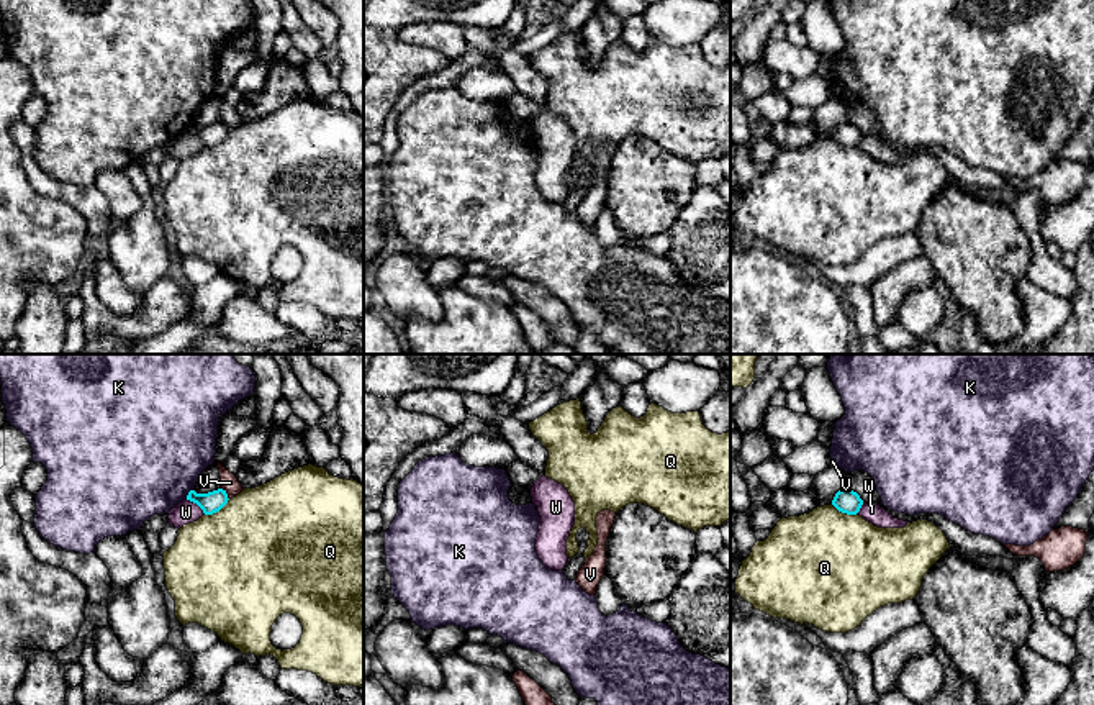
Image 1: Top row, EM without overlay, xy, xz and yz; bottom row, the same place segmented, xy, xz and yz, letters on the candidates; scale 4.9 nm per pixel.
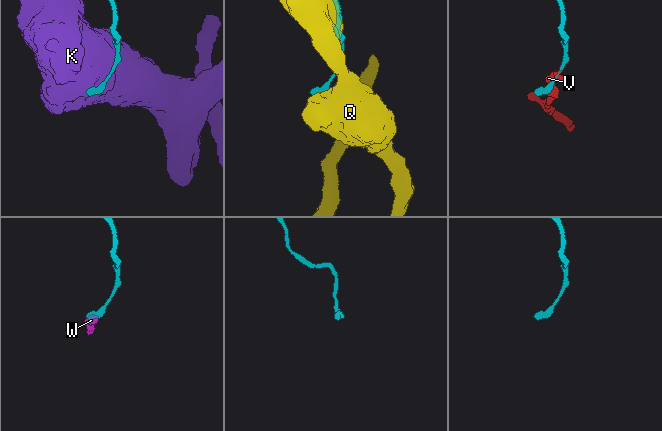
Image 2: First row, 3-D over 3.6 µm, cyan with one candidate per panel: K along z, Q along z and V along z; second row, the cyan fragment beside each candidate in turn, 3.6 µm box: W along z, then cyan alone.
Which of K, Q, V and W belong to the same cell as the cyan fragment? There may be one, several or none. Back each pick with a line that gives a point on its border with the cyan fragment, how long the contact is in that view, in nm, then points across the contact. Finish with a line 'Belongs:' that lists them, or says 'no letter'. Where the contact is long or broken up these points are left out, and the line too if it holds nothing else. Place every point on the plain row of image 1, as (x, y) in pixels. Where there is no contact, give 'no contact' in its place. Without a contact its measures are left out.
Belongs: no letter

